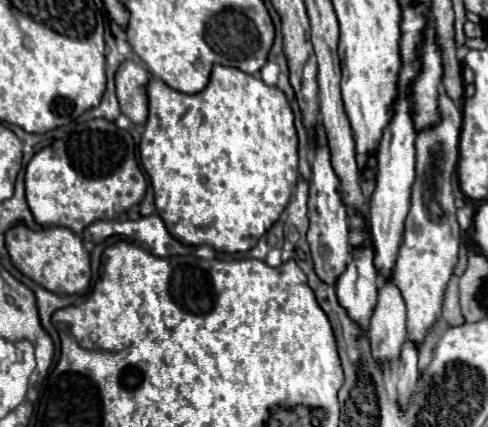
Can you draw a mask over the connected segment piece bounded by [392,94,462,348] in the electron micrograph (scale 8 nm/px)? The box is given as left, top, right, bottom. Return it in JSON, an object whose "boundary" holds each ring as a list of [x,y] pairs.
{"boundary":[[[440,94],[438,102],[442,122],[420,132],[416,138],[416,182],[412,186],[412,204],[406,218],[404,242],[392,274],[394,286],[402,290],[402,298],[406,302],[408,338],[418,348],[442,316],[444,292],[450,276],[454,274],[460,250],[460,226],[456,222],[450,174],[458,164],[458,128],[462,126],[462,112],[446,94]]]}

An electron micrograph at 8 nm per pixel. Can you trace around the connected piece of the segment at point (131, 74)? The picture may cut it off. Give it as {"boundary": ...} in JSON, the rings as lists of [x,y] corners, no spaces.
{"boundary":[[[124,60],[116,70],[114,82],[120,110],[134,124],[144,124],[148,118],[148,98],[146,98],[148,80],[150,80],[148,70],[132,60]]]}

